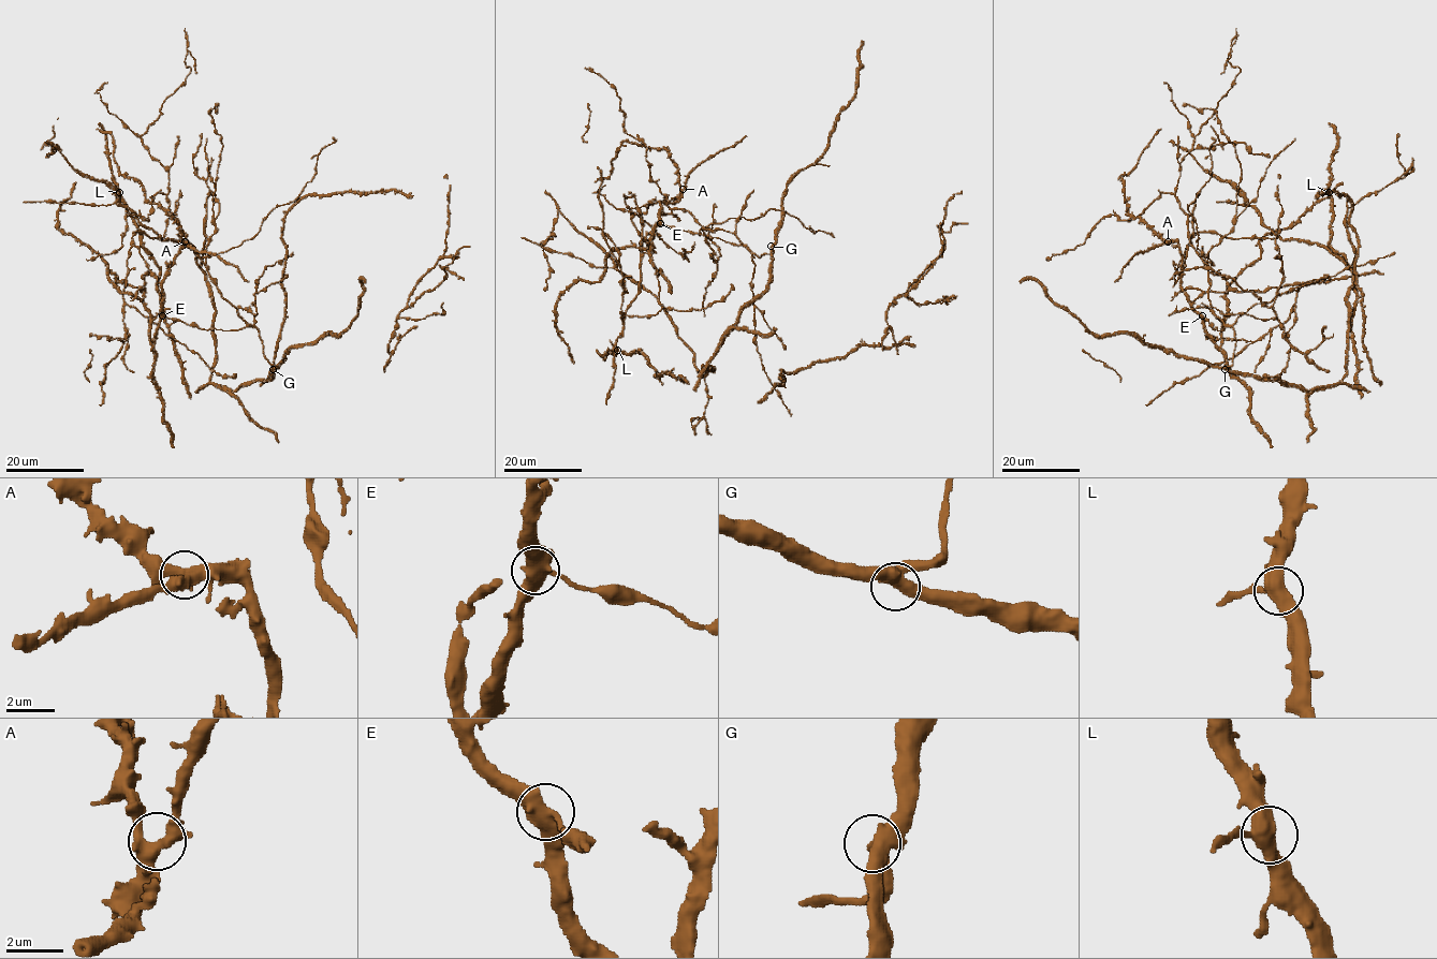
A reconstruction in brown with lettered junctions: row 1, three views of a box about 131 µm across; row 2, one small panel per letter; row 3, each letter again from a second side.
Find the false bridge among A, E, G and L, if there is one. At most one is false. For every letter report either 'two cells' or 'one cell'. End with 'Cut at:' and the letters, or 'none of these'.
A: one cell
E: one cell
G: one cell
L: one cell
Cut at: none of these

